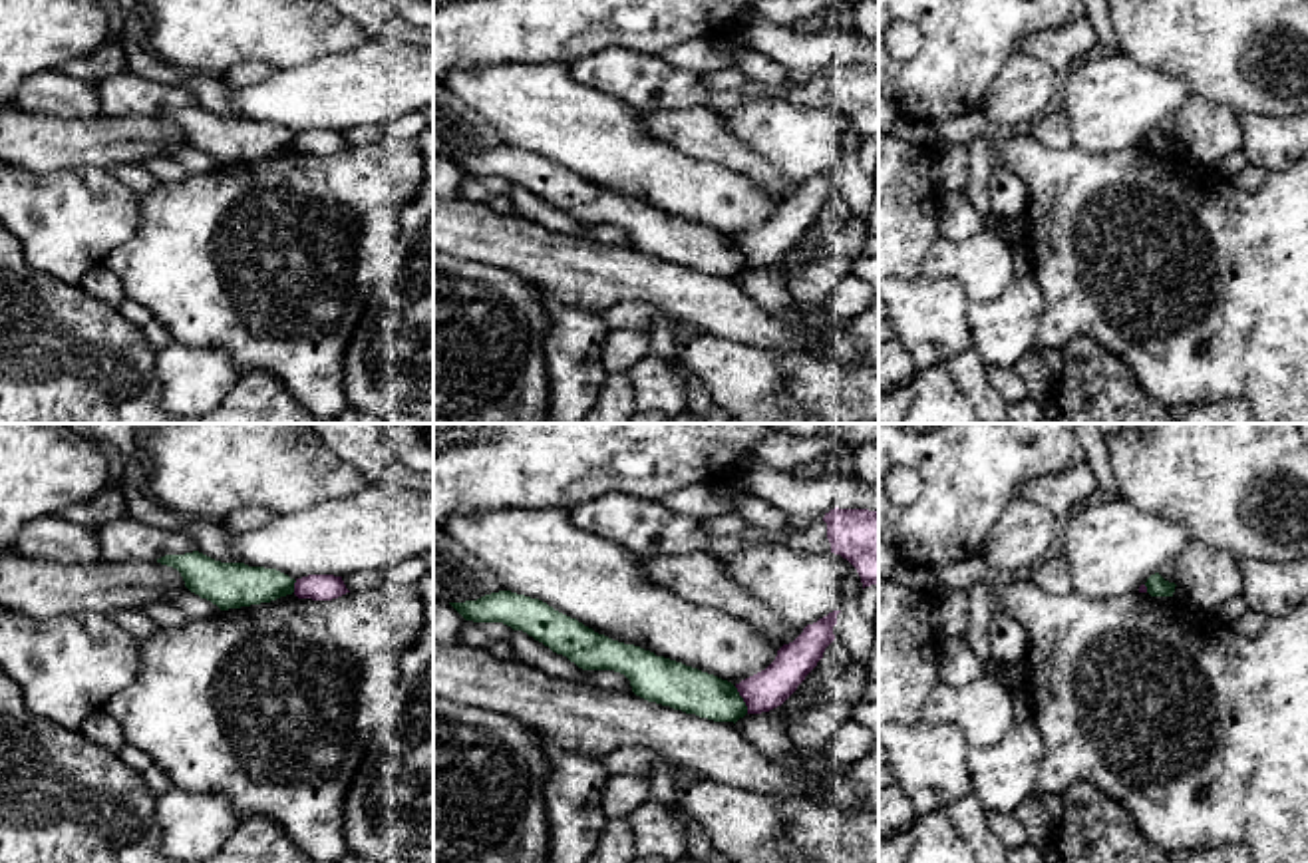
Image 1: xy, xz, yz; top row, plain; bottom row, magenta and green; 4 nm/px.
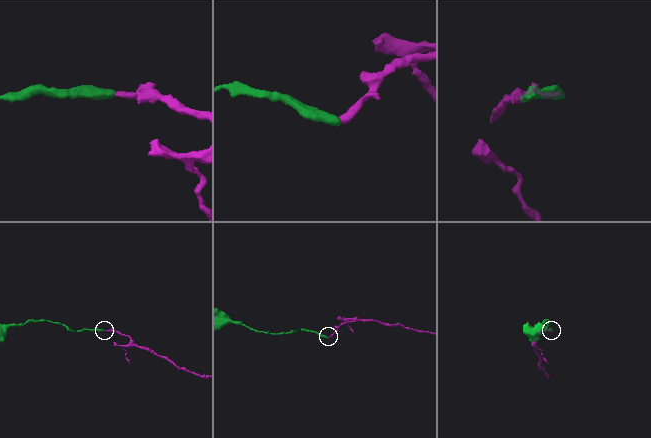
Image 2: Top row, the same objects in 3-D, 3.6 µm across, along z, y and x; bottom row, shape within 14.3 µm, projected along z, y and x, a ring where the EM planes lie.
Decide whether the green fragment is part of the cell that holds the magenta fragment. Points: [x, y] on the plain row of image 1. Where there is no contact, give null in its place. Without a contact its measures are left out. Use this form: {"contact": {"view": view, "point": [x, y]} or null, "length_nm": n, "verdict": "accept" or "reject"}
{"contact": {"view": "xz", "point": [744, 255]}, "length_nm": 130, "verdict": "reject"}

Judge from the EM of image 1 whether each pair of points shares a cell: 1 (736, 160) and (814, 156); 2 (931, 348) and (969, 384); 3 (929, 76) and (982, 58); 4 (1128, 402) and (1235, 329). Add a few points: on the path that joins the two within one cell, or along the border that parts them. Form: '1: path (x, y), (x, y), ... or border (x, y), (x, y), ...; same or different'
1: border (724, 130), (766, 158), (784, 175), (802, 183); different
2: border (971, 346), (945, 362); different
3: path (943, 76), (969, 58); same
4: border (1116, 354), (1130, 368), (1138, 384), (1161, 402); different

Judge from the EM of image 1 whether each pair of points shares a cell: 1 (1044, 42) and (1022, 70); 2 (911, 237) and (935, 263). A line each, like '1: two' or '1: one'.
1: two
2: two

